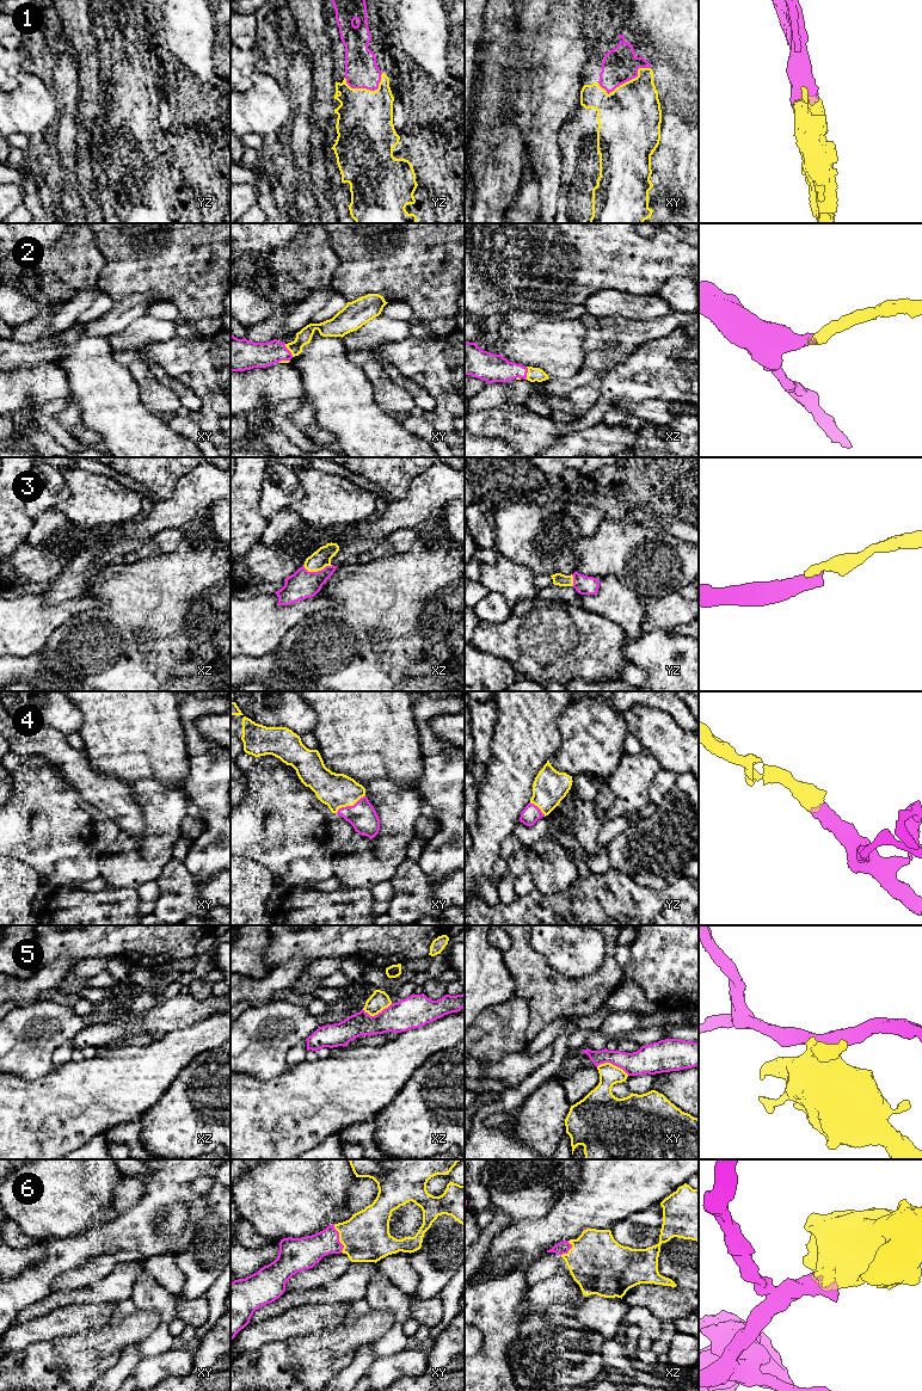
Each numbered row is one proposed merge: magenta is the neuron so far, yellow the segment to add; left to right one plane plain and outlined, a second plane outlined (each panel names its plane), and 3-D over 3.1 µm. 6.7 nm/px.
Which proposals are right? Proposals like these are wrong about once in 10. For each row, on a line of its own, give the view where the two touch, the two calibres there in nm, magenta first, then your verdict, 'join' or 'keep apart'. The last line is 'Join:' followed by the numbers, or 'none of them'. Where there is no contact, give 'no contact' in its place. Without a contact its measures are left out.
1: contact in xy; calibres 240 and 420 nm; join
2: contact in xy; calibres 180 and 100 nm; join
3: contact in xz; calibres 190 and 120 nm; join
4: contact in xy; calibres 190 and 240 nm; join
5: contact in xy; calibres 190 and 170 nm; keep apart
6: contact in xy; calibres 220 and 320 nm; join
Join: 1, 2, 3, 4, 6

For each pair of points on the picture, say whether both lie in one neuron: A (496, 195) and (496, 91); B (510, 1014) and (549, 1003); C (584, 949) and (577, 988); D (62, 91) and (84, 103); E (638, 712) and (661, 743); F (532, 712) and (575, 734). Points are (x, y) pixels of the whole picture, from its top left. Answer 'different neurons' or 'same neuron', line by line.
A: same neuron
B: different neurons
C: different neurons
D: different neurons
E: same neuron
F: different neurons

